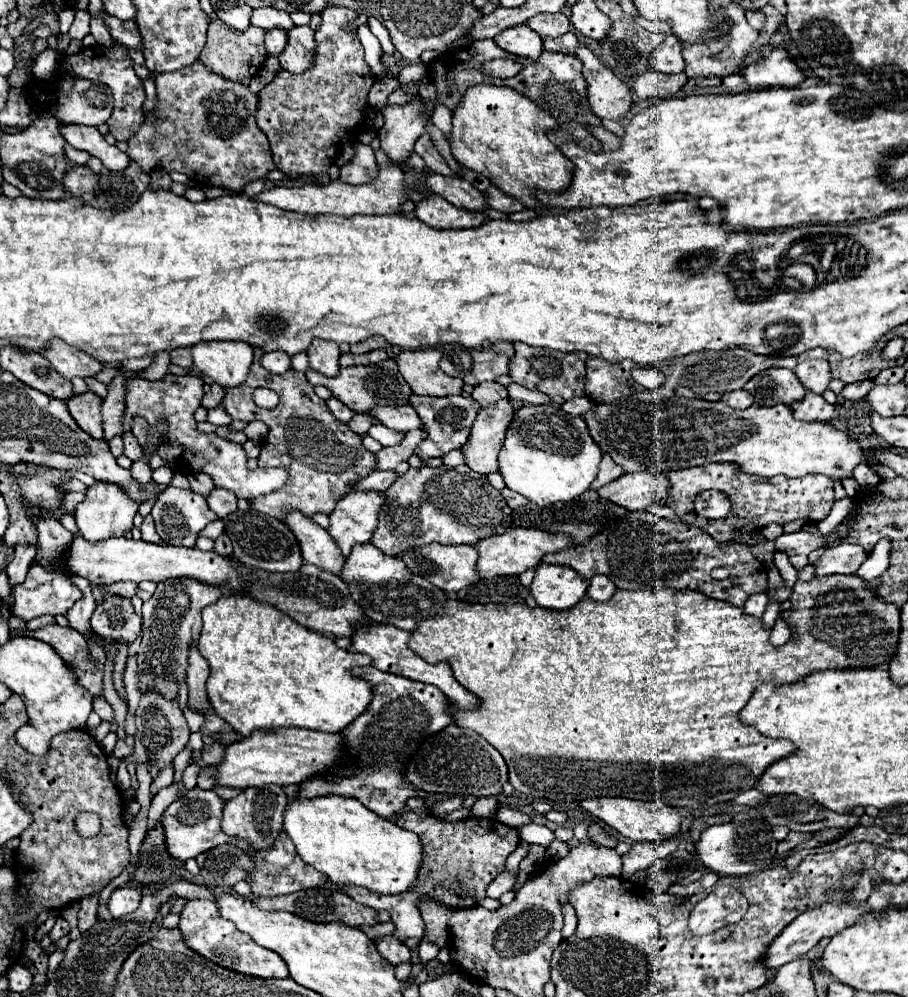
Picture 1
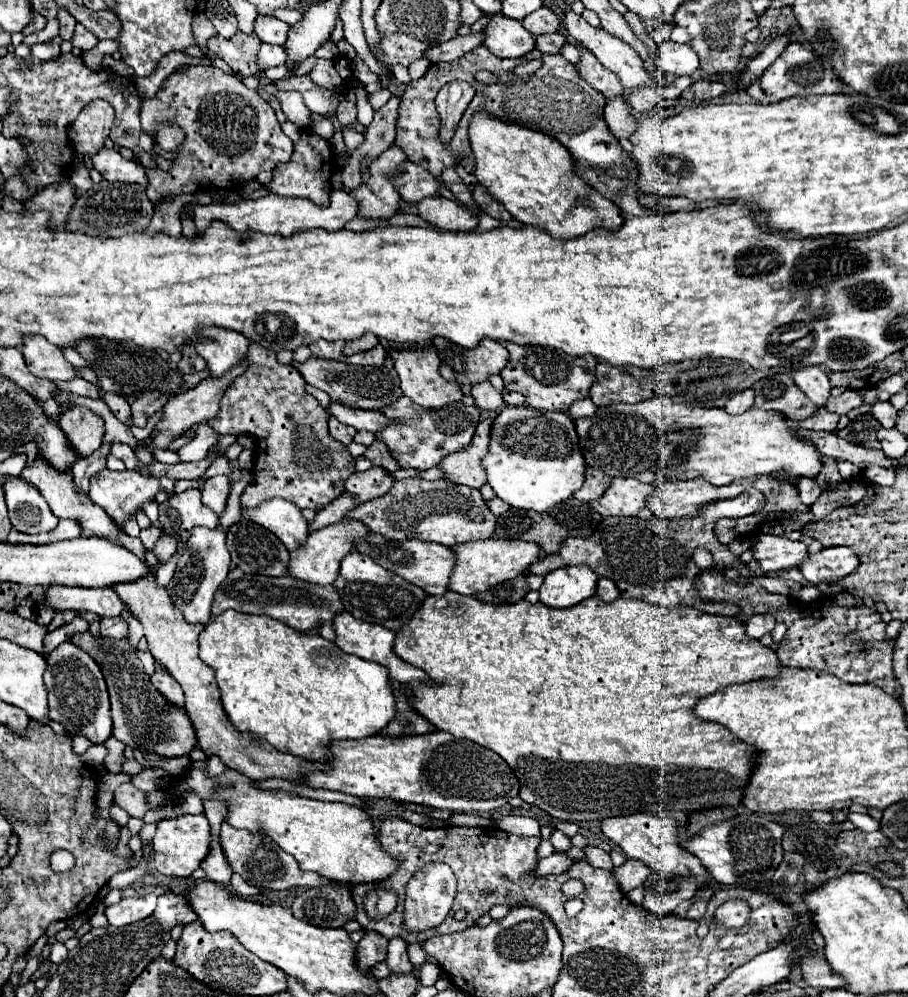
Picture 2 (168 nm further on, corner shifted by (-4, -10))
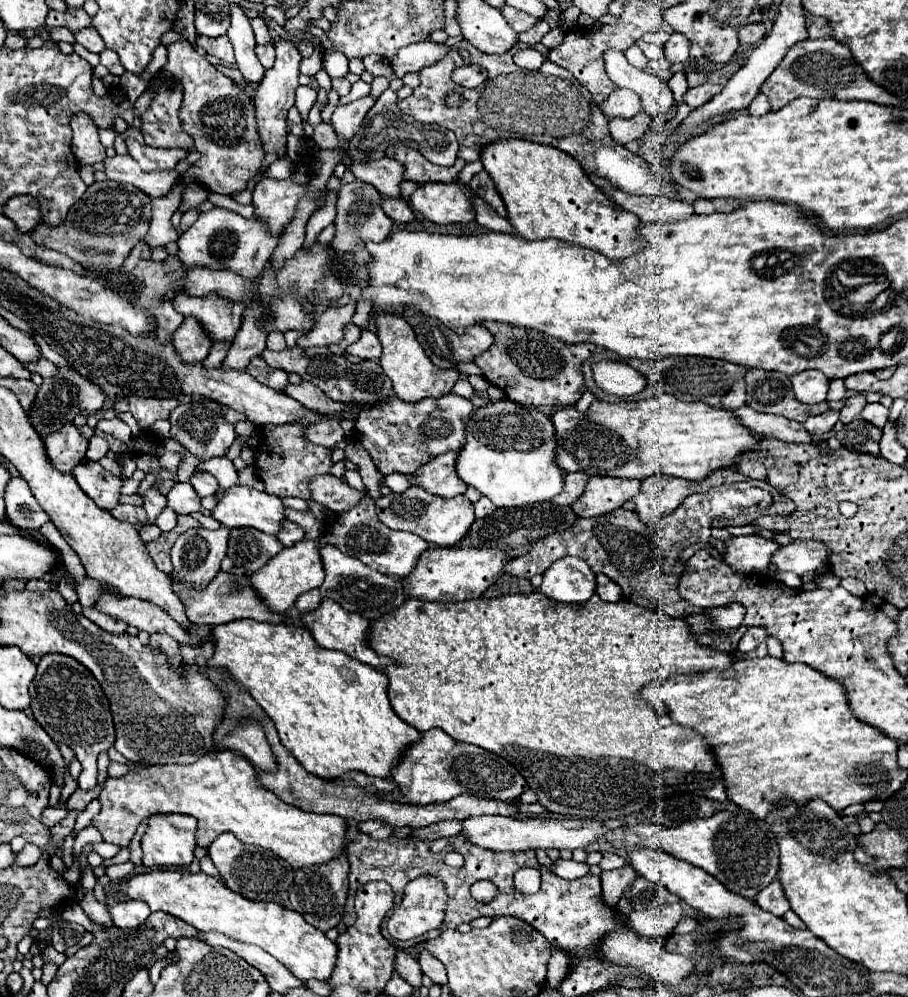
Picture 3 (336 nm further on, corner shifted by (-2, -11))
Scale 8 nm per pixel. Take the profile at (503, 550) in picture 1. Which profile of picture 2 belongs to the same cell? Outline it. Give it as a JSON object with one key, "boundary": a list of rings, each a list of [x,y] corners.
{"boundary":[[[478,540],[478,542],[466,542],[460,546],[454,546],[452,552],[456,554],[456,564],[450,574],[448,590],[472,596],[478,592],[484,592],[500,582],[512,580],[528,570],[532,562],[540,558],[540,548],[530,542],[520,542],[520,540]]]}

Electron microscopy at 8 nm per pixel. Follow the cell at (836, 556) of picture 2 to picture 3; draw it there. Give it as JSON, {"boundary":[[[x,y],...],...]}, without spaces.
{"boundary":[[[794,541],[772,555],[772,563],[780,571],[792,571],[796,575],[814,573],[828,565],[828,547],[822,541]]]}

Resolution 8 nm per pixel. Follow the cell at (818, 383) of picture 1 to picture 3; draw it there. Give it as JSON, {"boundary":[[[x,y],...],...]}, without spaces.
{"boundary":[[[808,369],[792,377],[792,387],[796,393],[796,399],[802,403],[820,403],[826,399],[830,379],[822,371]]]}

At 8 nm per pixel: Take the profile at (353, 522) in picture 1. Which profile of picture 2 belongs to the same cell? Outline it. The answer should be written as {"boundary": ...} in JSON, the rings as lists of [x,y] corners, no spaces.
{"boundary":[[[348,520],[348,522],[336,522],[332,526],[326,526],[322,530],[316,530],[308,536],[308,540],[294,552],[290,552],[290,562],[288,562],[288,574],[292,578],[312,582],[318,586],[328,586],[336,580],[336,574],[340,570],[340,558],[344,554],[354,550],[356,536],[364,536],[368,528],[360,520]]]}

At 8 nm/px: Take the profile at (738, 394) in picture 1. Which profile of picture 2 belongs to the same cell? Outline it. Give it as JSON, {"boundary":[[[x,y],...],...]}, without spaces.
{"boundary":[[[748,388],[748,390],[742,390],[740,394],[734,394],[734,396],[726,402],[724,410],[726,410],[728,414],[742,414],[744,410],[750,410],[752,406],[754,406],[754,394],[752,394],[752,388]]]}

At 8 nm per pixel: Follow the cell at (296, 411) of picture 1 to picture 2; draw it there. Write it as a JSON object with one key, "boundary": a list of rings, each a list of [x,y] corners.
{"boundary":[[[250,344],[248,360],[250,366],[246,374],[236,378],[236,382],[224,392],[218,416],[208,420],[210,428],[214,428],[218,434],[250,434],[256,440],[254,480],[242,494],[242,506],[252,508],[272,496],[278,496],[290,500],[300,510],[322,510],[326,504],[330,504],[342,494],[344,480],[354,472],[354,458],[346,452],[346,446],[340,446],[340,442],[336,442],[328,434],[328,412],[318,404],[314,396],[304,390],[306,382],[298,370],[288,364],[280,364],[276,360],[274,350],[256,344]]]}

